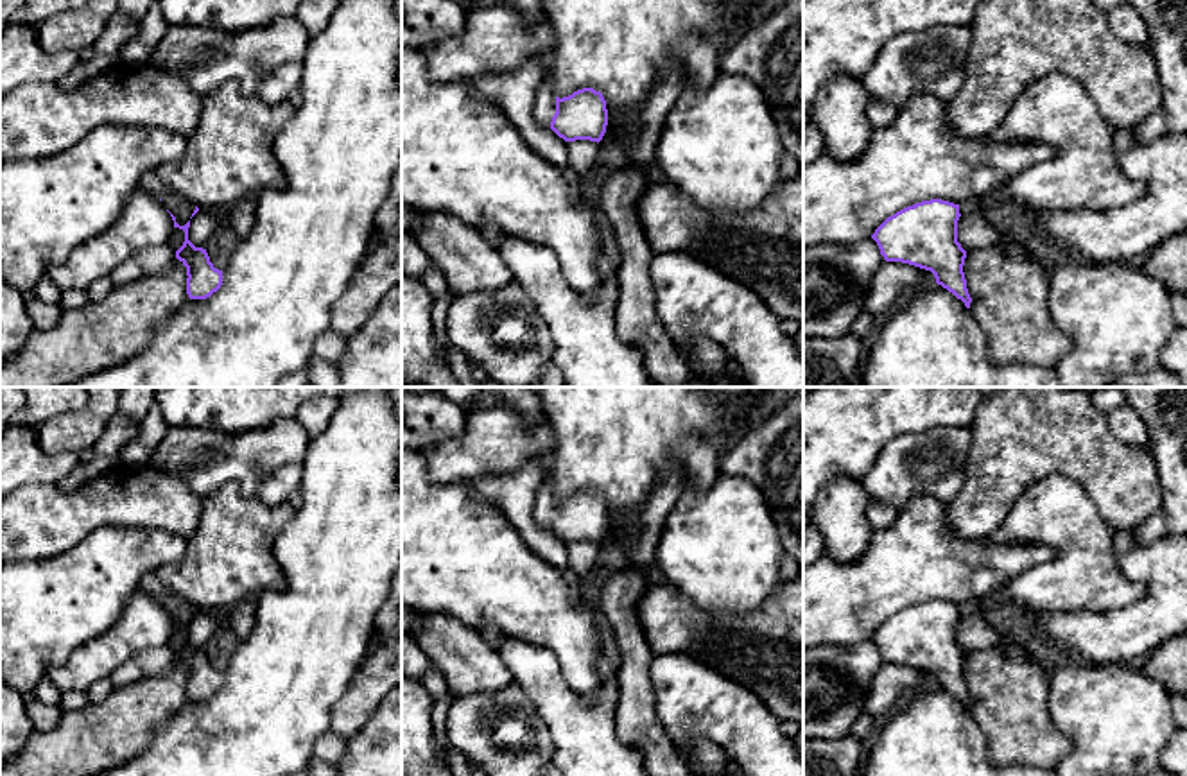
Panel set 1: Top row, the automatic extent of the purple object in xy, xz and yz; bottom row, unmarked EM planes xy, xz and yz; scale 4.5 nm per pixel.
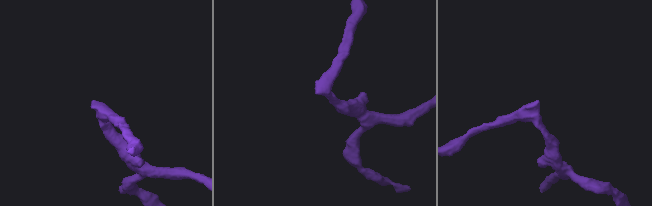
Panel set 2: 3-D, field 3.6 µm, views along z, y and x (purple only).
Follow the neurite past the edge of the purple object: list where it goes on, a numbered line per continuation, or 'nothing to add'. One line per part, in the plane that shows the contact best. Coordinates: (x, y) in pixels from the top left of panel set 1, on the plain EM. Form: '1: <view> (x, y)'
1: xz (545, 502)

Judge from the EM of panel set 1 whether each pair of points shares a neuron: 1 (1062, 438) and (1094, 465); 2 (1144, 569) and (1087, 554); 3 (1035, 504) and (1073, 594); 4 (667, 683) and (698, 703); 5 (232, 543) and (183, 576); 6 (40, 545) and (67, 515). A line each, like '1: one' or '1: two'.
1: one
2: two
3: one
4: one
5: one
6: one

